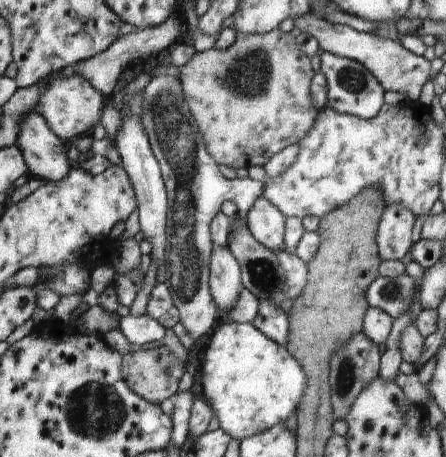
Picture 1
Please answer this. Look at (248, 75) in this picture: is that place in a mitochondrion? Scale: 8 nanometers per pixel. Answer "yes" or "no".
yes

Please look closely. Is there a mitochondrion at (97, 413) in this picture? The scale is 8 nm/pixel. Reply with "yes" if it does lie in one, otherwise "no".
yes

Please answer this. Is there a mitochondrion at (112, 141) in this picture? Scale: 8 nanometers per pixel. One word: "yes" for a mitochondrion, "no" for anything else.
no

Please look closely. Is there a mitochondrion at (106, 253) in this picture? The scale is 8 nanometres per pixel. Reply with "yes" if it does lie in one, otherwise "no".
no

